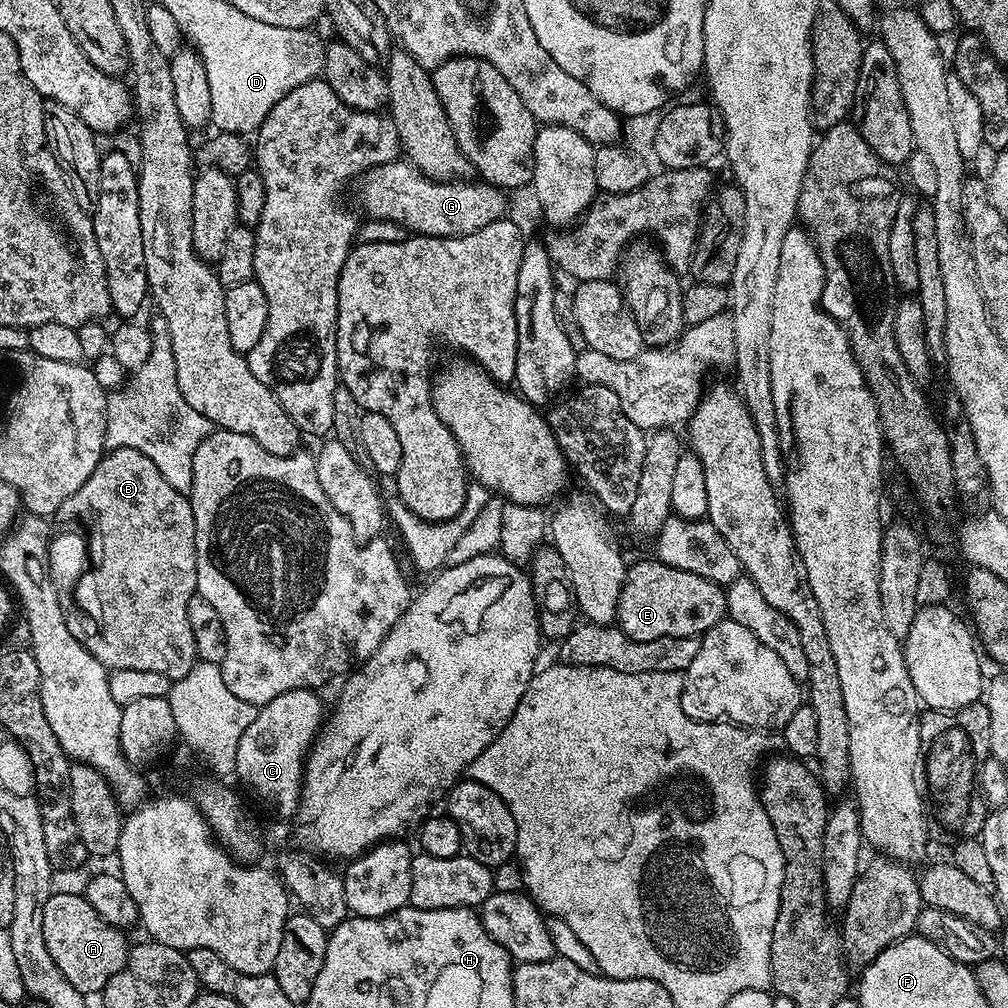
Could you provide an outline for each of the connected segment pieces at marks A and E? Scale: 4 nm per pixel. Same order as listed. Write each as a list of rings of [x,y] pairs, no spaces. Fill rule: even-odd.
[[[53,891],[42,910],[42,938],[46,938],[46,950],[50,950],[54,966],[62,970],[62,978],[66,978],[74,990],[85,994],[103,993],[106,982],[126,966],[130,940],[124,936],[127,935],[110,926],[79,891]]]
[[[649,558],[638,561],[625,571],[615,623],[630,638],[650,642],[654,638],[700,636],[727,615],[728,597],[721,585]]]

